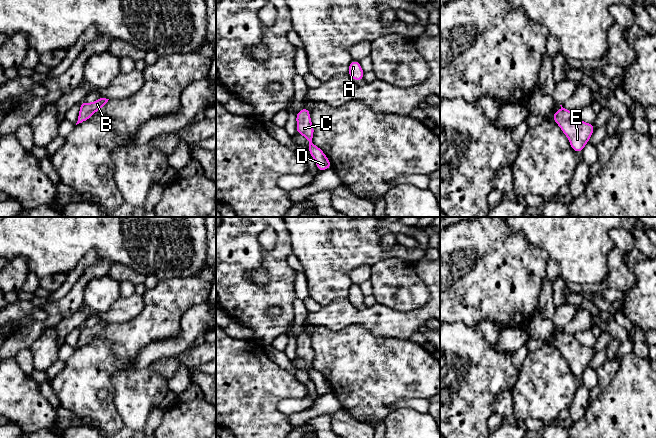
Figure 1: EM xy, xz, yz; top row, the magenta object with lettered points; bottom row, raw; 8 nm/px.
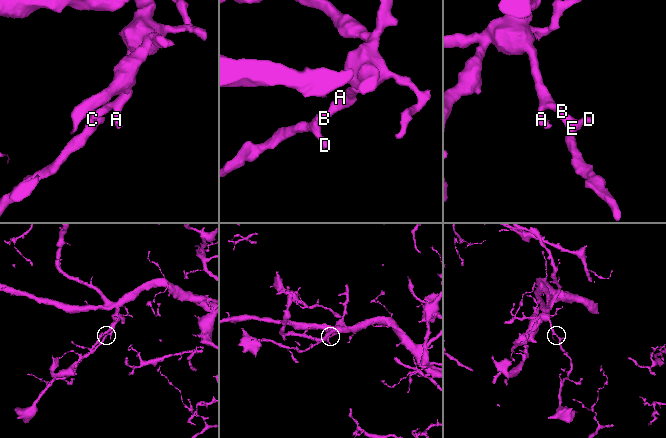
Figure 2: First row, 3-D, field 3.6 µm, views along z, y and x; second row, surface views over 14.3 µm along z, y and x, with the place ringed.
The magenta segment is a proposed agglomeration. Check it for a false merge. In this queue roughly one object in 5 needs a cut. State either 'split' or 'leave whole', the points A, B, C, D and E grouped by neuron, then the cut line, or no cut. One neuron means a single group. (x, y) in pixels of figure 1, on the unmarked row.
leave whole; A B C D E; no cut

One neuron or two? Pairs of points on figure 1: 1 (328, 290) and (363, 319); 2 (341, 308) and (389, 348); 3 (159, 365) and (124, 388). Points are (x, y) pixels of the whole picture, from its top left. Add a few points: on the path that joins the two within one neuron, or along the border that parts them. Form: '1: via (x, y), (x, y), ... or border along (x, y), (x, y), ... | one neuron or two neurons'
1: border along (347, 297), (334, 299), (322, 306) | two neurons
2: border along (347, 326), (361, 325), (375, 335), (393, 337) | two neurons
3: border along (152, 364), (152, 367), (167, 381) | two neurons

